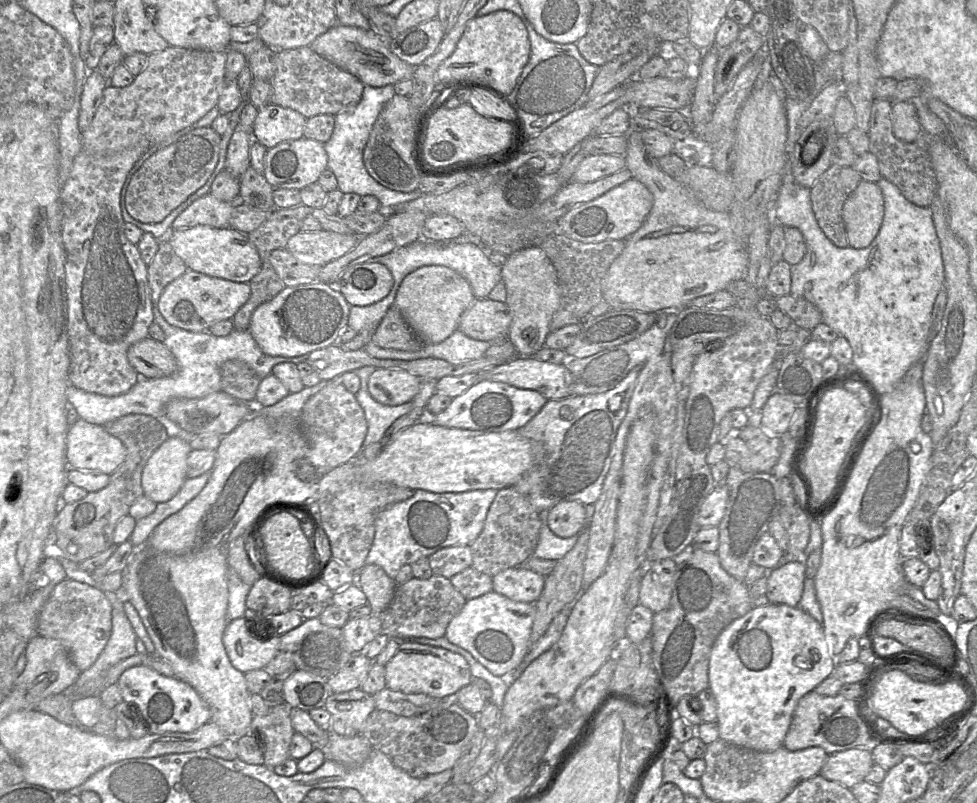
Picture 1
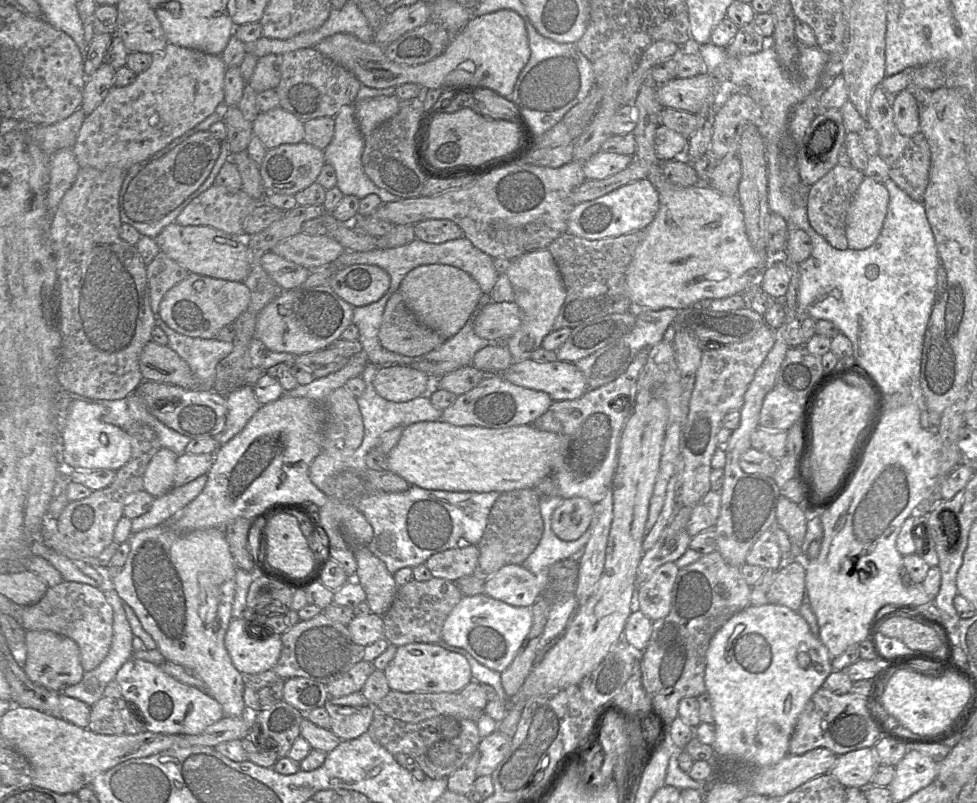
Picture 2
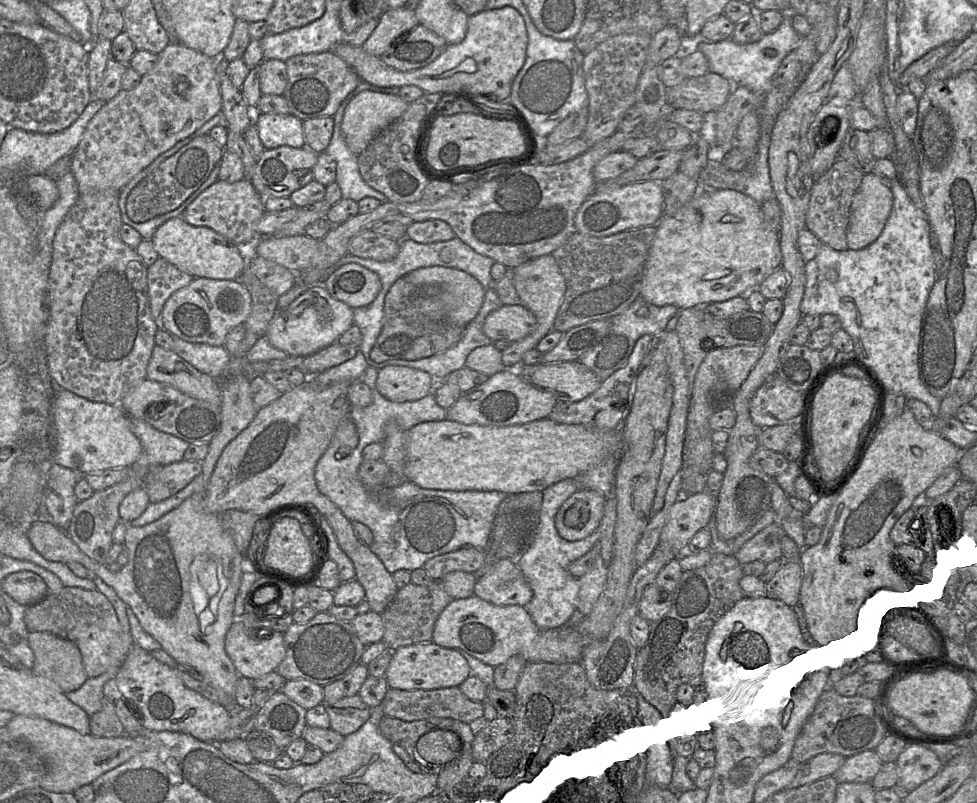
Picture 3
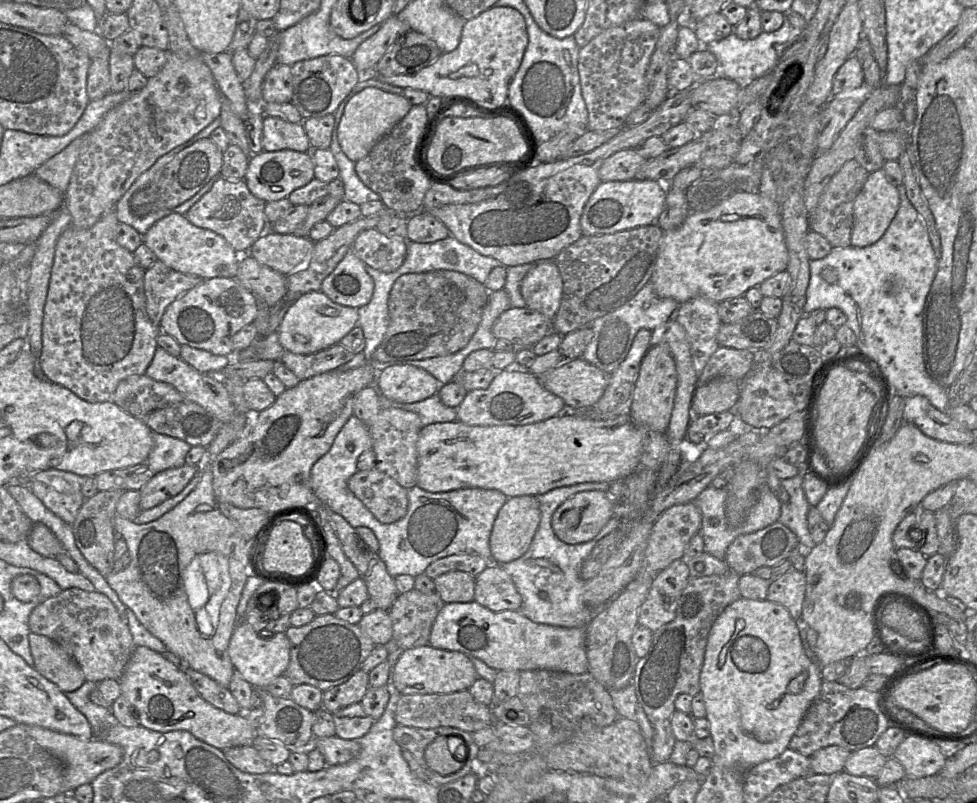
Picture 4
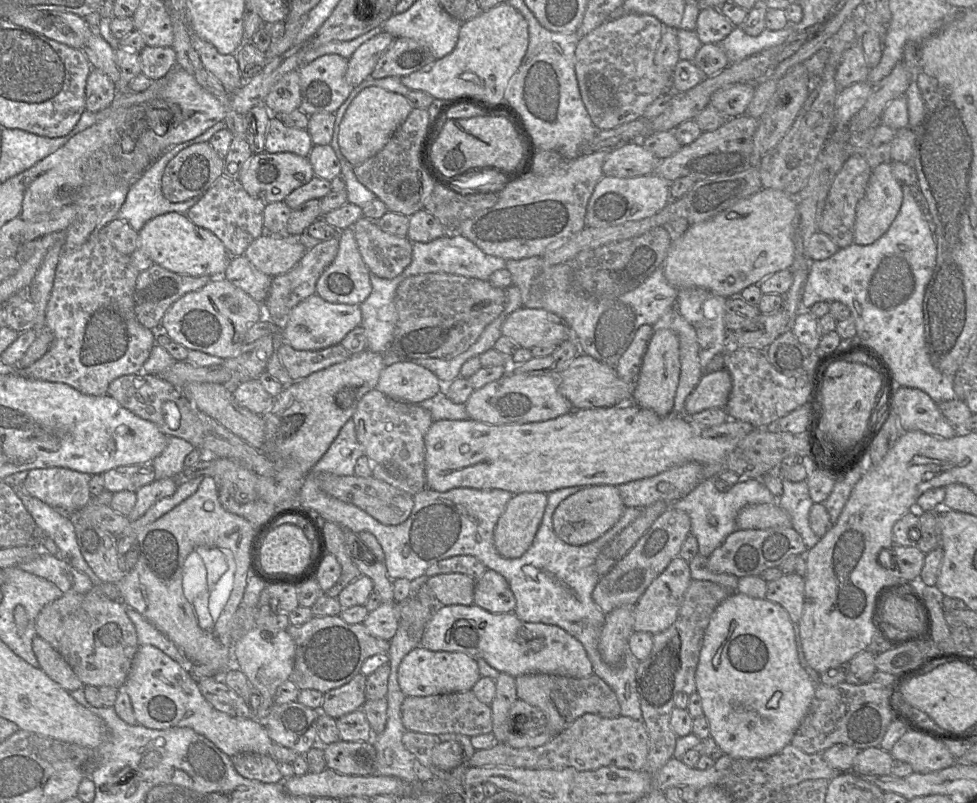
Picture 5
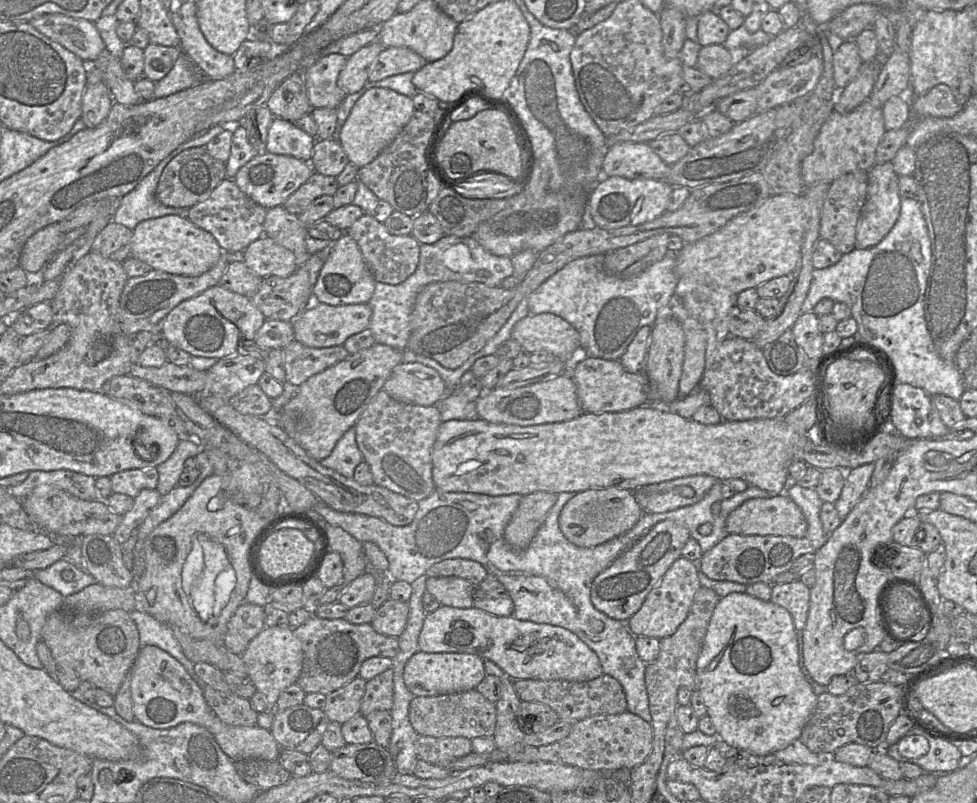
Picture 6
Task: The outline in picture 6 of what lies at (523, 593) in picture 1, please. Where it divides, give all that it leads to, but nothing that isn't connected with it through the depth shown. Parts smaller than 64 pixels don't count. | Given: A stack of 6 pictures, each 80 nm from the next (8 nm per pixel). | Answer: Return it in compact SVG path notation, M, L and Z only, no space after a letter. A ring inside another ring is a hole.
M491 574L475 587L473 607L495 616L510 616L514 603L503 584Z

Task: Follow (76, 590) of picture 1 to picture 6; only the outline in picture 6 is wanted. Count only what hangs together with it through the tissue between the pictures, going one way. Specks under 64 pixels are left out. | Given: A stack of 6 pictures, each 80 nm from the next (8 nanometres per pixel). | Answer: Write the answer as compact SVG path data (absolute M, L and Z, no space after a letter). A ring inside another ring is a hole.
M63 606L47 618L41 631L41 640L50 649L56 662L56 681L69 693L76 690L83 681L87 681L115 696L123 680L131 671L141 649L136 624L129 613L122 609L101 613L78 613Z

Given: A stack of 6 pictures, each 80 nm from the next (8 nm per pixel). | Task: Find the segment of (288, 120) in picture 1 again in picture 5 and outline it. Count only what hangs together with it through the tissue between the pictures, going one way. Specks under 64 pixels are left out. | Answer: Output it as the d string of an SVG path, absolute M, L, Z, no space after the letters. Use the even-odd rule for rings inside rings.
M271 115L266 130L265 151L268 153L291 152L308 157L313 143L306 129L290 127Z

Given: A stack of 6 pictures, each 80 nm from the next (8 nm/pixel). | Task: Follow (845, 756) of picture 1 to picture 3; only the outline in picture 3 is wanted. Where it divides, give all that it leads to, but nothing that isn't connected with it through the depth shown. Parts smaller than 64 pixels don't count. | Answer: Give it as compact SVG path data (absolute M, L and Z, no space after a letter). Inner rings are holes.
M865 750L845 759L833 774L839 783L871 783L883 761L875 750Z

